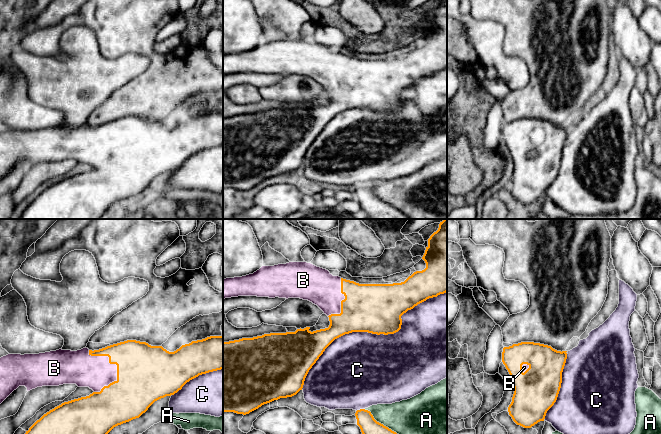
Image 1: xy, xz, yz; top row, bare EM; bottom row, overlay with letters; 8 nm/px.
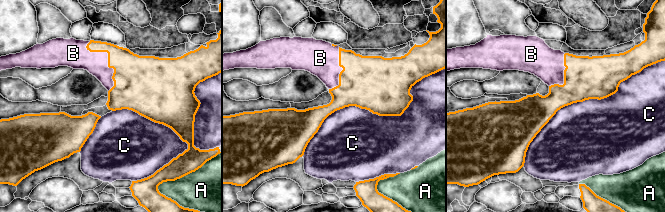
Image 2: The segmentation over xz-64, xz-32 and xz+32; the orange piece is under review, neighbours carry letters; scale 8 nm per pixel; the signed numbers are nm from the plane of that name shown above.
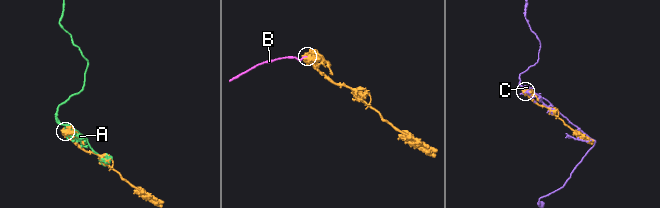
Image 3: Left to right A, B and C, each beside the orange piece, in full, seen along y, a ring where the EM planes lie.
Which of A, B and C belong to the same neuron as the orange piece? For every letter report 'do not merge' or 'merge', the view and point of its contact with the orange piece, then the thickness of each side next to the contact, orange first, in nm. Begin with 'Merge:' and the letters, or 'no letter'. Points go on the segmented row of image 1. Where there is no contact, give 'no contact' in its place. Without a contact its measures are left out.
Merge: B
A: do not merge; meets orange in xz at (380, 423); 140 nm thick on the orange side, 280 nm on the other
B: merge; meets orange in xy at (115, 363); 440 nm thick on the orange side, 260 nm on the other
C: do not merge; meets orange in xz at (371, 332); 400 nm thick on the orange side, 480 nm on the other

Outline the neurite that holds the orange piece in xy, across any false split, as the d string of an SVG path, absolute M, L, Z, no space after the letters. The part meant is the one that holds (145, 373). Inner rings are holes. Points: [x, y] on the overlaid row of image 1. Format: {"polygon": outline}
{"polygon": "M210 336L202 340L192 341L189 344L182 345L174 352L169 352L162 346L151 346L146 342L140 342L136 340L127 340L117 344L107 346L99 350L89 350L83 348L77 351L71 350L56 350L39 354L8 354L0 358L0 404L19 386L25 386L27 391L42 386L59 386L63 384L76 384L78 387L89 387L94 392L86 397L81 397L68 402L64 402L61 405L50 410L44 414L39 420L37 420L25 434L108 434L114 427L123 423L129 422L133 419L139 418L145 413L148 408L157 400L166 396L171 396L177 393L182 387L190 380L198 377L199 375L209 372L223 369L223 336Z"}

